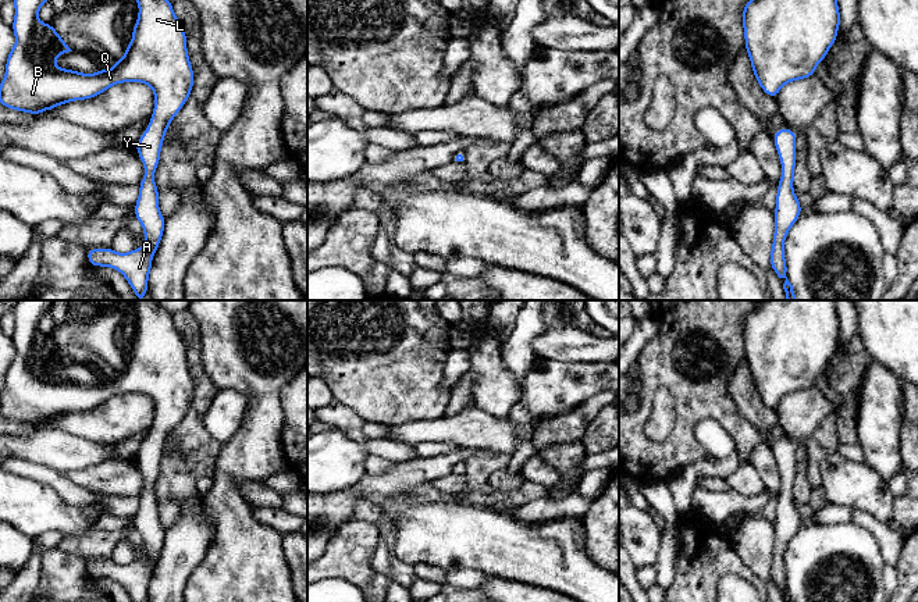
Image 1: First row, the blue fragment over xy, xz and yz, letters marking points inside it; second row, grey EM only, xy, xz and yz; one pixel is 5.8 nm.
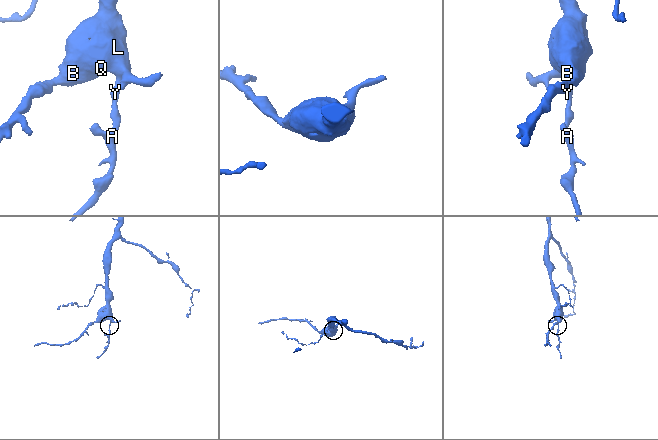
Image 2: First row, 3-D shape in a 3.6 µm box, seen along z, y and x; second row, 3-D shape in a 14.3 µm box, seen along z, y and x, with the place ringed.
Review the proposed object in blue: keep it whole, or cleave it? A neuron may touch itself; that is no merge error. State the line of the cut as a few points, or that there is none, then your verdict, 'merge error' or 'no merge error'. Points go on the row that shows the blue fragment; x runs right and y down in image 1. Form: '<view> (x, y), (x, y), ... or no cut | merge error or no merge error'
no cut | no merge error

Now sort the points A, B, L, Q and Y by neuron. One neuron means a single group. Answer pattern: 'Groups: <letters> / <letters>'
Groups: A B L Q Y

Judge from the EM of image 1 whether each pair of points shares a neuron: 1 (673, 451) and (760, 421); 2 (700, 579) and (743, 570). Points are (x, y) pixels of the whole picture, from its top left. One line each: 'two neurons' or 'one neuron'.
1: two neurons
2: one neuron

